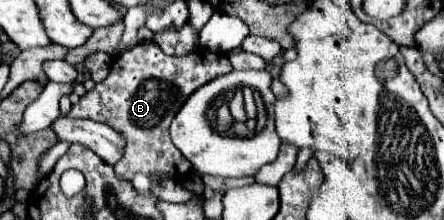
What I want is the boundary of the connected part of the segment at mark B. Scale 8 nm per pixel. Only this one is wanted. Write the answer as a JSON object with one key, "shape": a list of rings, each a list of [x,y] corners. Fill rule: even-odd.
{"shape":[[[155,41],[139,43],[133,49],[123,51],[113,61],[107,79],[87,91],[77,105],[69,109],[67,117],[101,121],[123,135],[125,153],[123,159],[115,165],[119,179],[131,181],[135,173],[173,179],[179,173],[185,157],[171,143],[171,119],[195,89],[213,77],[219,77],[221,73],[229,73],[231,69],[233,67],[225,53],[211,53],[203,49],[183,57],[171,57],[165,55]]]}

